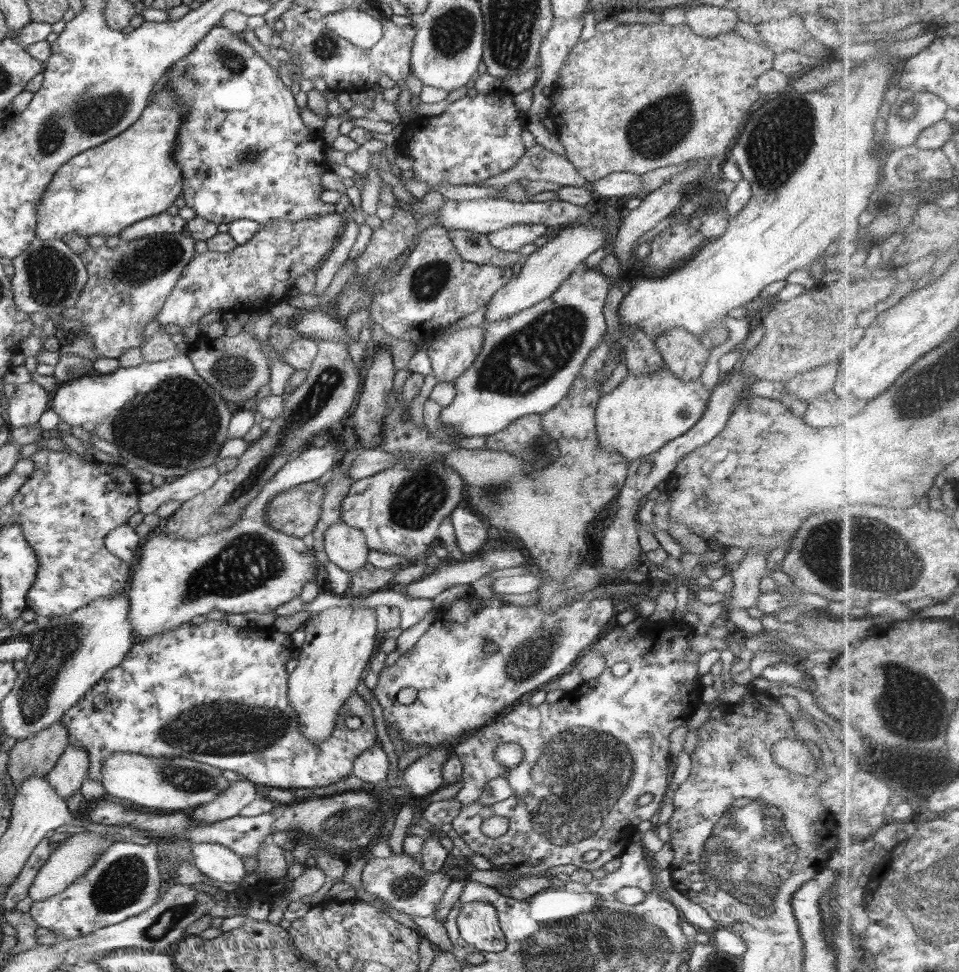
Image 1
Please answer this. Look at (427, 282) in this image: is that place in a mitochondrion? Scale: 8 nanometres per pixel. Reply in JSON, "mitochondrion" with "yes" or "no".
{"mitochondrion":"yes"}

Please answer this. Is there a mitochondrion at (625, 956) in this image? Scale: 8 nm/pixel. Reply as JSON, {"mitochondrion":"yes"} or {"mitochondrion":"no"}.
{"mitochondrion":"yes"}

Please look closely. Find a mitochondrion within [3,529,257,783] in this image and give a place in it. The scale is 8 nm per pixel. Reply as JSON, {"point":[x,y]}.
{"point":[59,648]}

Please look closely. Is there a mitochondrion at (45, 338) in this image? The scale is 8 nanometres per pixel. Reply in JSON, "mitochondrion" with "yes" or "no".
{"mitochondrion":"no"}

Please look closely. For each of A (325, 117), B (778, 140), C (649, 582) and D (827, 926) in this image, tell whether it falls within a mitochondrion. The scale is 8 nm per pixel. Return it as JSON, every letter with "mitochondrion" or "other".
{"A":"other","B":"mitochondrion","C":"other","D":"other"}

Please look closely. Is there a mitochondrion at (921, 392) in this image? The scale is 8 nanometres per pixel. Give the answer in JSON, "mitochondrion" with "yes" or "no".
{"mitochondrion":"yes"}

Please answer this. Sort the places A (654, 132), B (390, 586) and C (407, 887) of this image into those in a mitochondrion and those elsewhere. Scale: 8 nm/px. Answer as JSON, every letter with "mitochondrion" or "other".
{"A":"mitochondrion","B":"other","C":"mitochondrion"}

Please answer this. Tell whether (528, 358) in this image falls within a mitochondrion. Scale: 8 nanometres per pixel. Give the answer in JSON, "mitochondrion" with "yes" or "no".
{"mitochondrion":"yes"}

